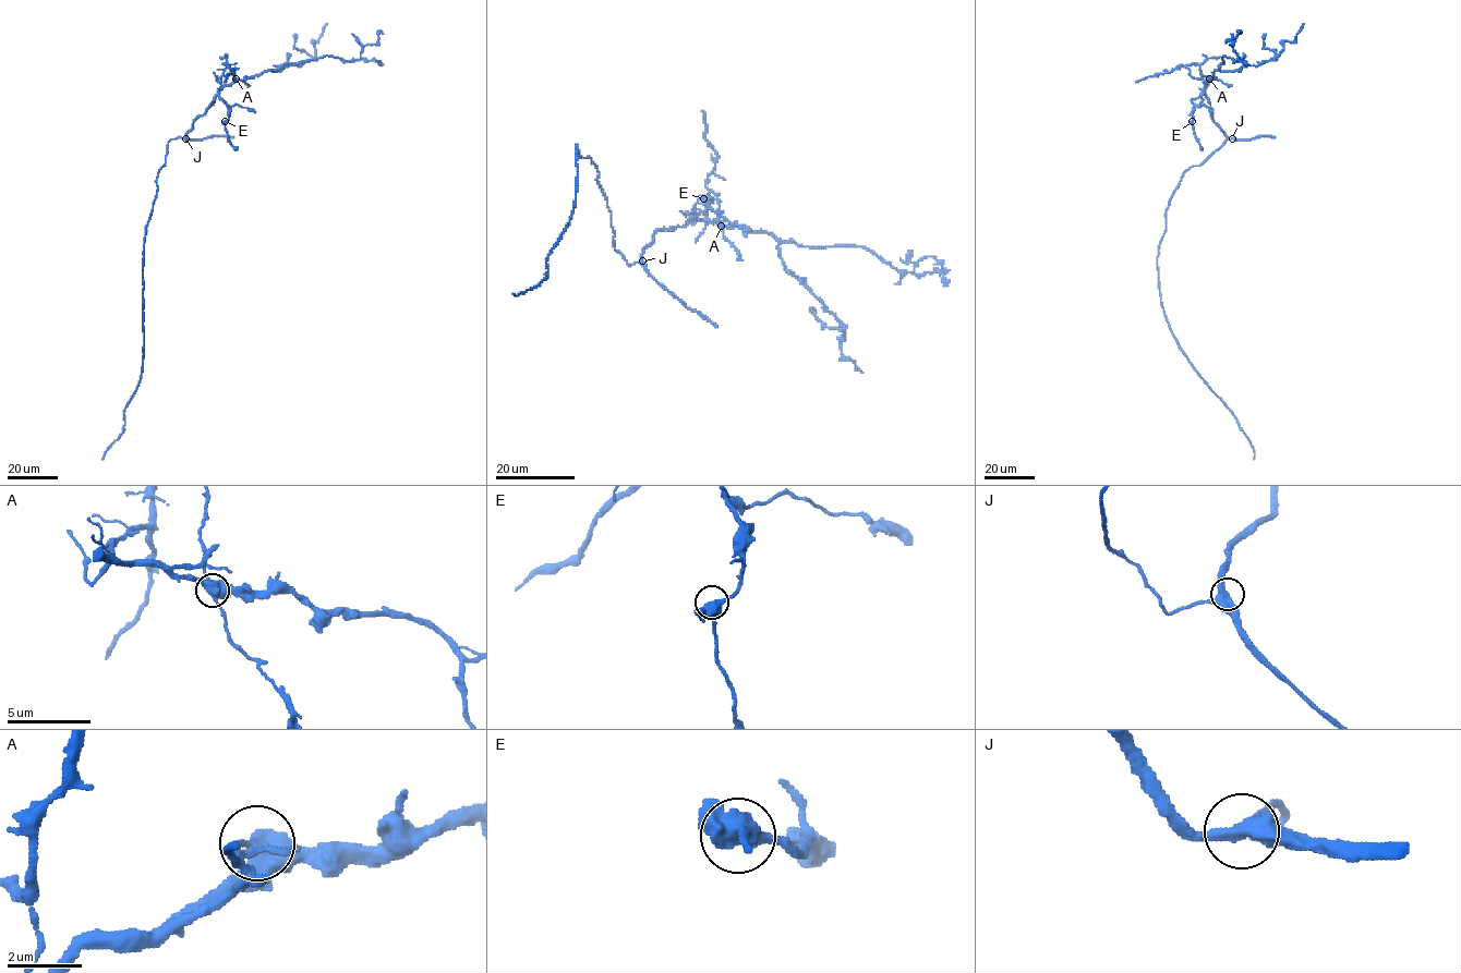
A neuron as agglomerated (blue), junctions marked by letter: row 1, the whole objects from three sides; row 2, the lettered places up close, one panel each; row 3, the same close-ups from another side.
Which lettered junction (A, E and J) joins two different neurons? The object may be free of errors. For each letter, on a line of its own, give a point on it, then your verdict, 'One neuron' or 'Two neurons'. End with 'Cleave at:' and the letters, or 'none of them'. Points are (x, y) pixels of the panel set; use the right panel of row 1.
A: Place: (1209, 78). Two neurons
E: Place: (1192, 121). One neuron
J: Place: (1232, 138). One neuron
Cleave at: A

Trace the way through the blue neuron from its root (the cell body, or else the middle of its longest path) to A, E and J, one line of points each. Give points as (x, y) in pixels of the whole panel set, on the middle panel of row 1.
A: (604, 196), (614, 247), (629, 265), (641, 259), (659, 230), (683, 227), (691, 219), (713, 220), (721, 227)
E: (604, 196), (614, 247), (629, 265), (641, 259), (656, 231), (683, 227), (698, 198), (710, 199), (703, 198)
J: (604, 196), (614, 233), (614, 247), (629, 265), (642, 260)

